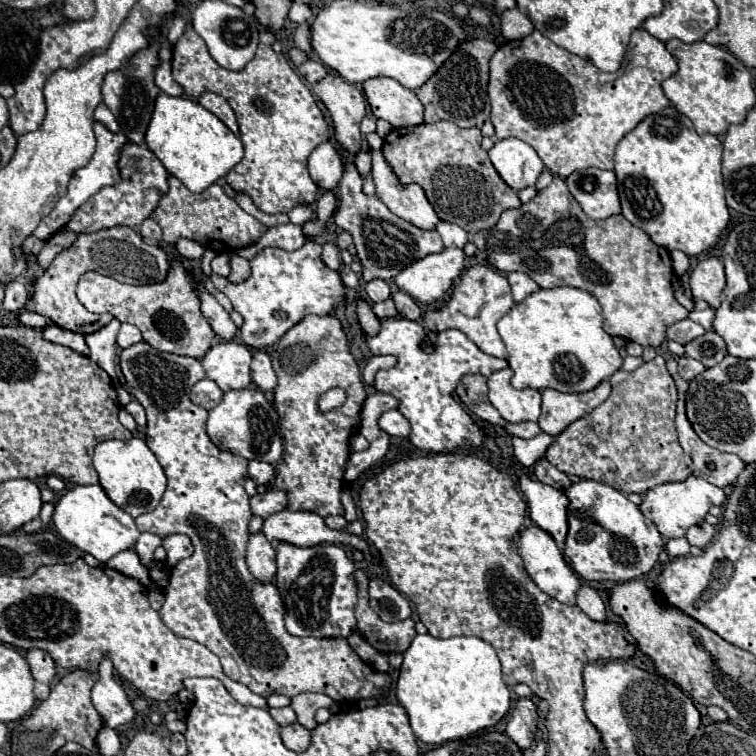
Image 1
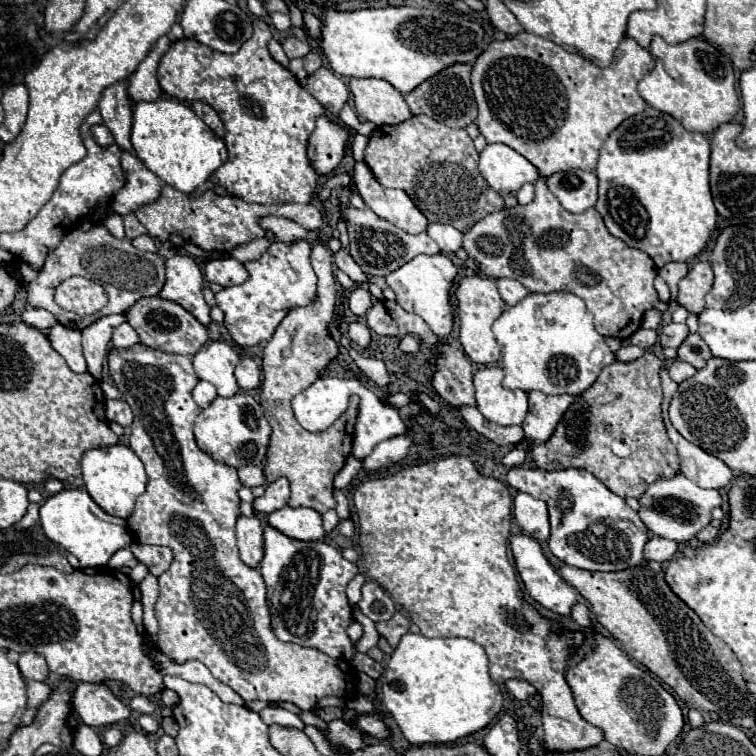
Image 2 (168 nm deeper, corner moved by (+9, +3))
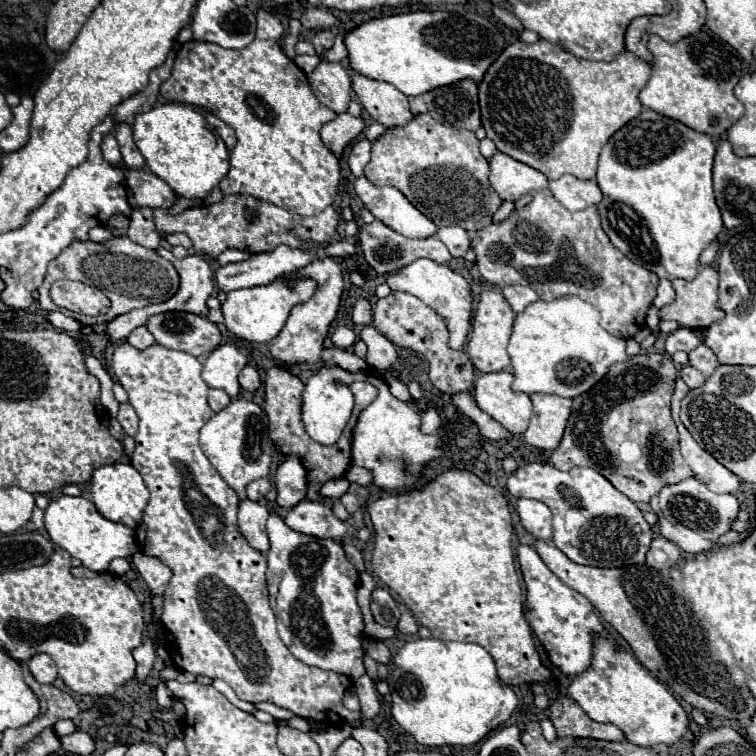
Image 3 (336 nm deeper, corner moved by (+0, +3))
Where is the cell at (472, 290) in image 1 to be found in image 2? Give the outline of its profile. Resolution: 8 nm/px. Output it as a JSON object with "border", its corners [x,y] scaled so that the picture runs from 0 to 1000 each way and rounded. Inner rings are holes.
{"border":[[[616,365],[608,370],[608,378],[603,384],[606,394],[606,421],[608,421],[608,455],[616,466],[616,471],[630,481],[653,481],[661,476],[661,458],[656,455],[656,447],[651,442],[651,429],[656,421],[667,413],[669,402],[664,399],[656,370],[640,368],[640,365]]]}

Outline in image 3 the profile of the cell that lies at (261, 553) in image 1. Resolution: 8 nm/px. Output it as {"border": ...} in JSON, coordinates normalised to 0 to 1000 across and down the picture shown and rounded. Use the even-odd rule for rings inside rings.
{"border":[[[321,661],[316,667],[319,706],[324,709],[324,714],[329,717],[332,725],[337,725],[348,733],[356,728],[356,712],[353,712],[353,701],[351,701],[353,685],[356,685],[356,675],[351,669],[332,664],[332,661]]]}

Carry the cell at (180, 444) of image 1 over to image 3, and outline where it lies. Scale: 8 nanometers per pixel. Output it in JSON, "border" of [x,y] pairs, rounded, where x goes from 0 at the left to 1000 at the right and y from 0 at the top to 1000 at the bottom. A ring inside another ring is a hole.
{"border":[[[160,452],[149,468],[149,492],[157,508],[171,521],[171,534],[184,550],[184,569],[179,574],[179,598],[173,614],[187,624],[200,659],[189,675],[189,688],[181,698],[181,717],[197,735],[213,738],[226,754],[226,770],[216,786],[213,823],[221,836],[221,862],[229,878],[255,894],[276,894],[298,899],[319,926],[361,929],[382,937],[393,947],[422,955],[464,955],[478,960],[475,944],[462,942],[451,926],[456,910],[451,894],[438,886],[406,881],[393,873],[366,839],[366,817],[356,802],[353,783],[353,741],[327,720],[313,696],[316,656],[279,616],[263,590],[266,563],[284,548],[274,534],[276,511],[266,503],[266,479],[245,466],[202,455],[181,463]]]}

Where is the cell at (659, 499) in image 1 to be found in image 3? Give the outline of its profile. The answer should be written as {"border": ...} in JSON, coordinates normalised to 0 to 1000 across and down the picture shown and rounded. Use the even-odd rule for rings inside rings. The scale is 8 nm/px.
{"border":[[[906,632],[896,640],[877,643],[874,651],[861,659],[858,669],[869,680],[874,709],[893,717],[911,733],[940,728],[948,712],[967,698],[967,690],[975,685],[978,675],[978,664],[970,653],[946,653],[919,632]]]}

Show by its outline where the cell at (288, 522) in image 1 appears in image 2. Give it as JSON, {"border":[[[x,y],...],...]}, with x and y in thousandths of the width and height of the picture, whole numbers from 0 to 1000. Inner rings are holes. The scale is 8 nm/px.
{"border":[[[376,669],[354,683],[354,693],[373,706],[392,714],[426,714],[426,683],[413,672],[384,672]]]}

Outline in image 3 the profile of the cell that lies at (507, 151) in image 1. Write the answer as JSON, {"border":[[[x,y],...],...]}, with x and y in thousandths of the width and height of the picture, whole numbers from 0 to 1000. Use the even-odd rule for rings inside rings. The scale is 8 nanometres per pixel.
{"border":[[[655,201],[652,209],[647,212],[647,217],[649,217],[647,241],[663,265],[681,267],[692,257],[721,249],[726,241],[724,233],[716,230],[713,225],[708,225],[700,217],[687,214],[665,201]]]}

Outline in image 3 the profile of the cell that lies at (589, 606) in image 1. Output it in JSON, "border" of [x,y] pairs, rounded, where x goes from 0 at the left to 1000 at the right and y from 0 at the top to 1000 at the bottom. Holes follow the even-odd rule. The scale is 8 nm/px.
{"border":[[[795,839],[784,841],[787,854],[782,881],[774,889],[758,894],[750,918],[776,942],[782,952],[813,958],[824,966],[829,981],[840,987],[893,984],[911,960],[911,950],[893,921],[813,844]]]}

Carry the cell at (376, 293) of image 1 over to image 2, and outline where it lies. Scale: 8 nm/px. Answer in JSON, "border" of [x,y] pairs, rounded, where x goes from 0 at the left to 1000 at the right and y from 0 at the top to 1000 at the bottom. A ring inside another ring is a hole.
{"border":[[[471,381],[463,389],[463,410],[466,410],[466,415],[481,418],[489,405],[492,405],[492,397],[489,397],[489,386],[484,381]]]}

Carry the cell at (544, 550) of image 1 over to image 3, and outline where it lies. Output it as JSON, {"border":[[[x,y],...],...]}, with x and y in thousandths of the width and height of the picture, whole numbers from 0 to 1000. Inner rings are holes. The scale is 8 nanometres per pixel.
{"border":[[[689,720],[684,725],[684,738],[687,738],[687,749],[689,749],[689,757],[694,765],[694,775],[697,775],[697,804],[700,807],[697,807],[694,817],[697,817],[700,828],[708,833],[710,844],[721,854],[729,876],[734,881],[739,881],[745,892],[750,892],[750,894],[769,892],[782,878],[782,857],[784,857],[782,839],[784,836],[803,839],[795,817],[790,817],[782,796],[771,786],[766,786],[758,778],[753,778],[750,772],[745,772],[724,751],[724,746],[716,741],[716,735],[708,730],[705,722]]]}

